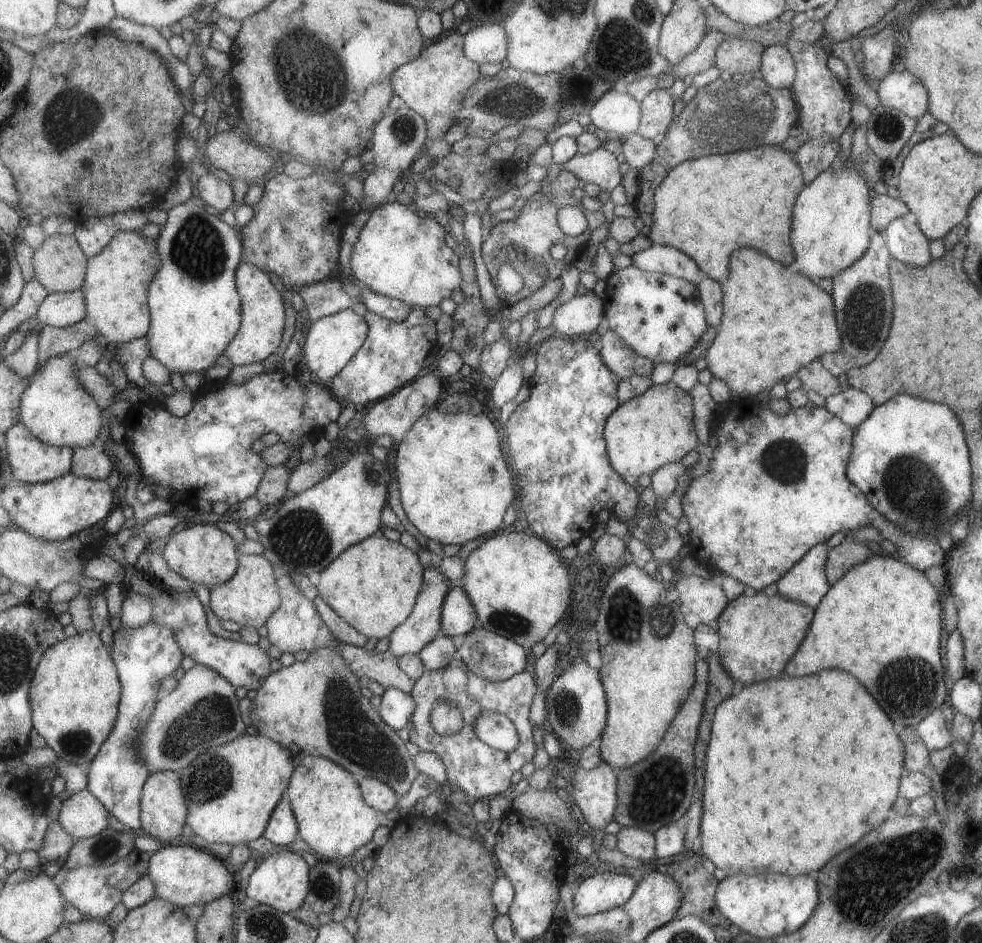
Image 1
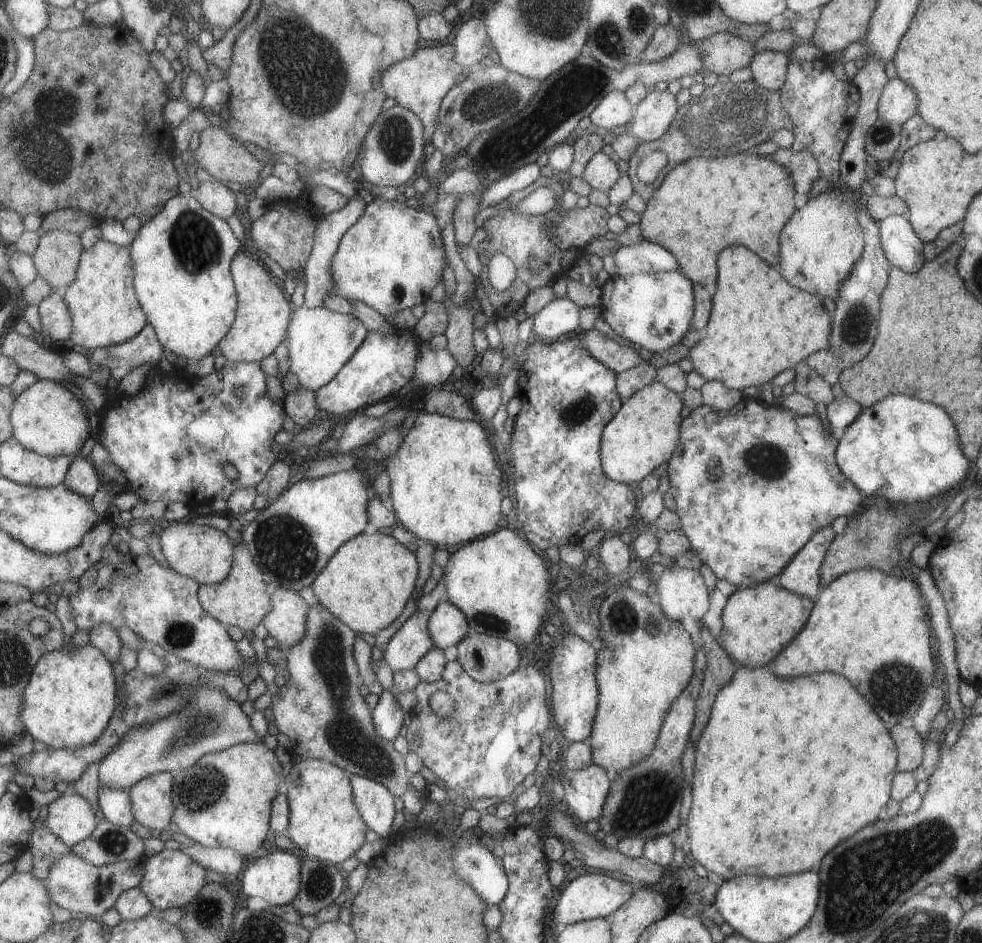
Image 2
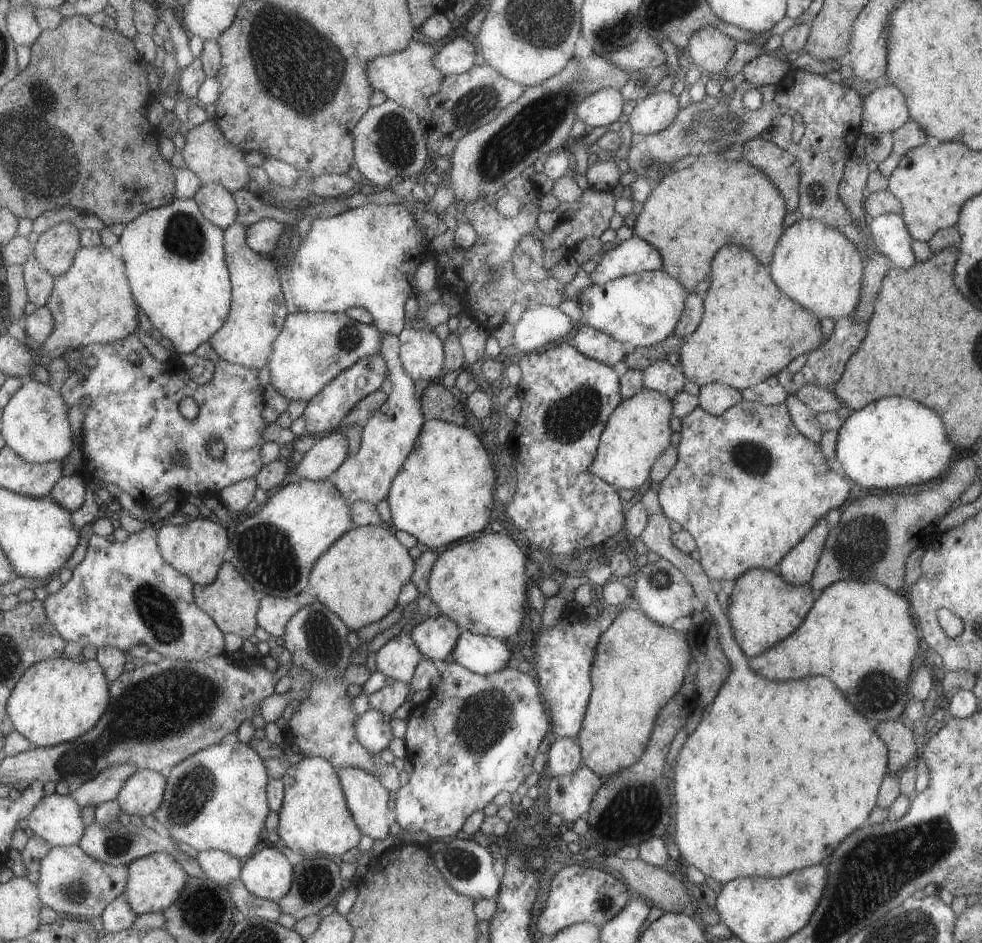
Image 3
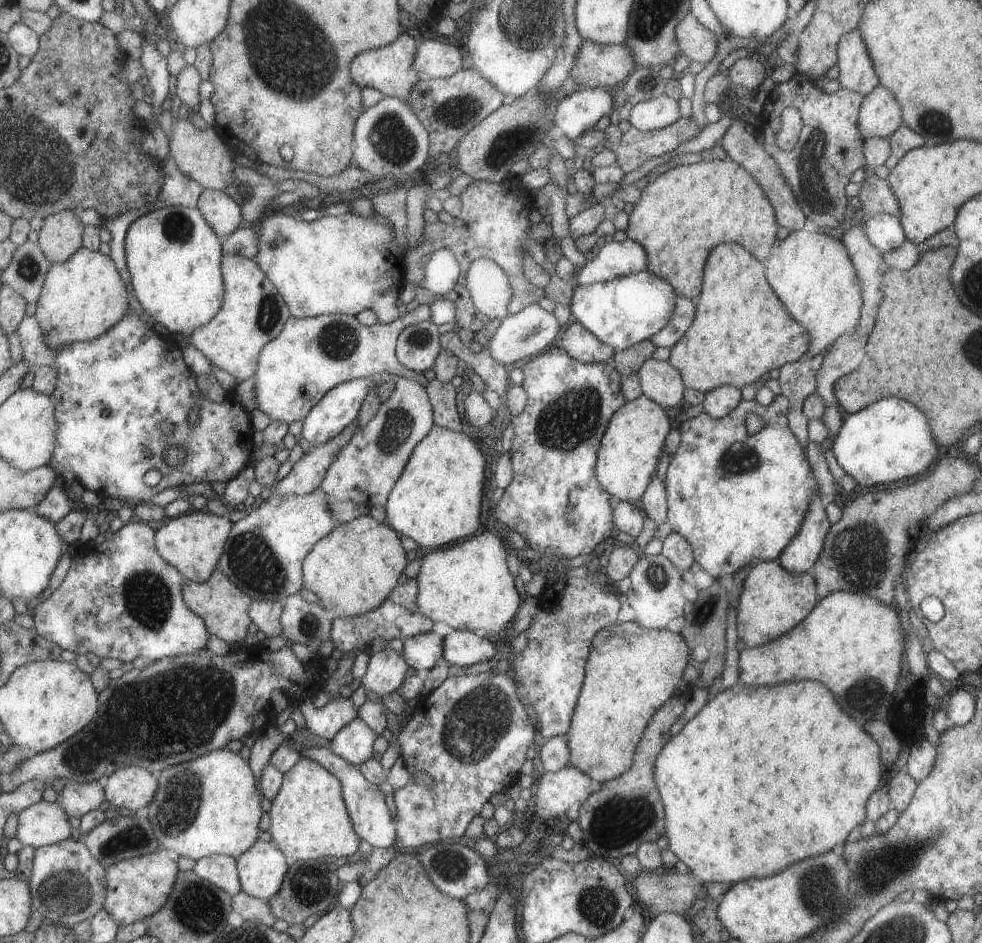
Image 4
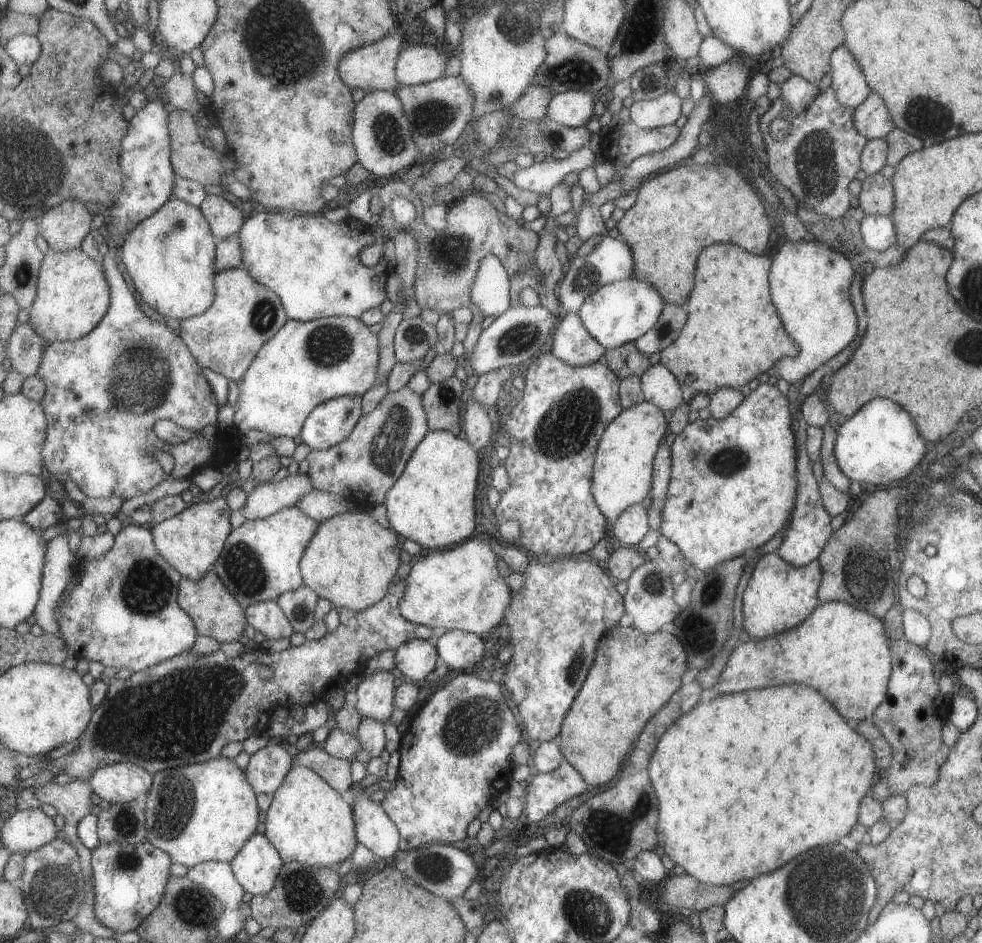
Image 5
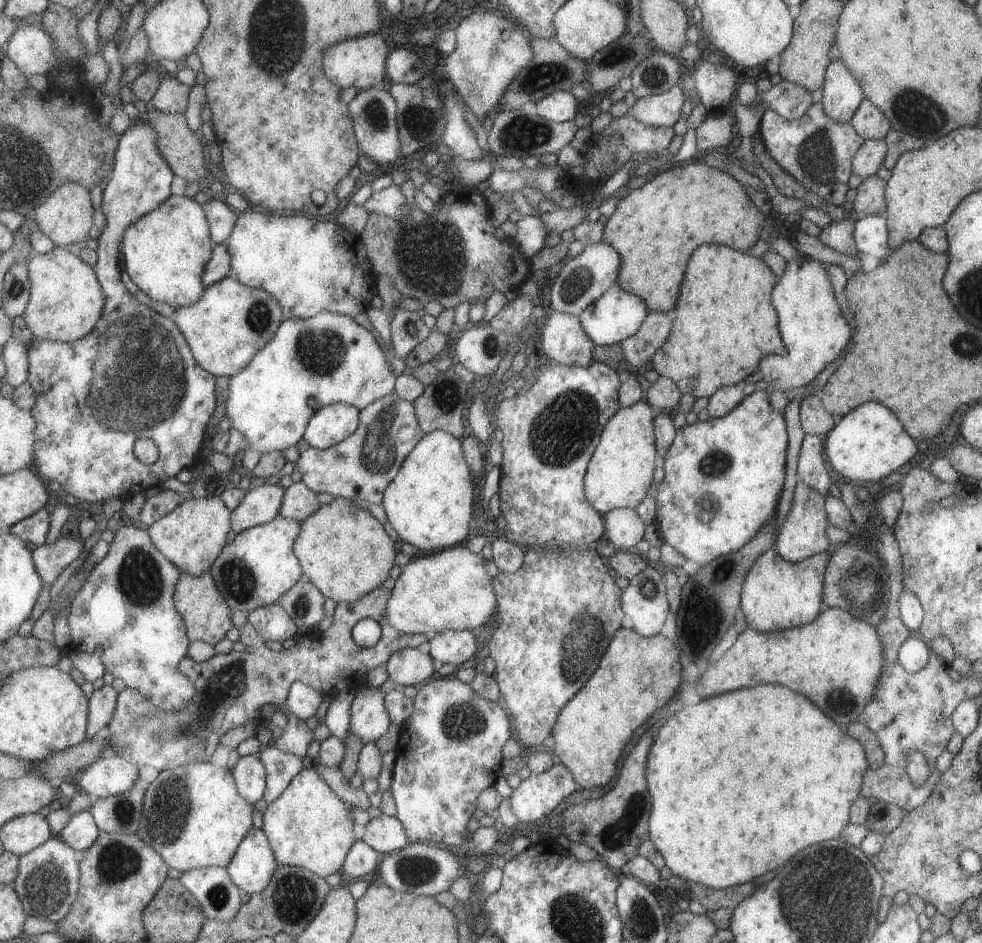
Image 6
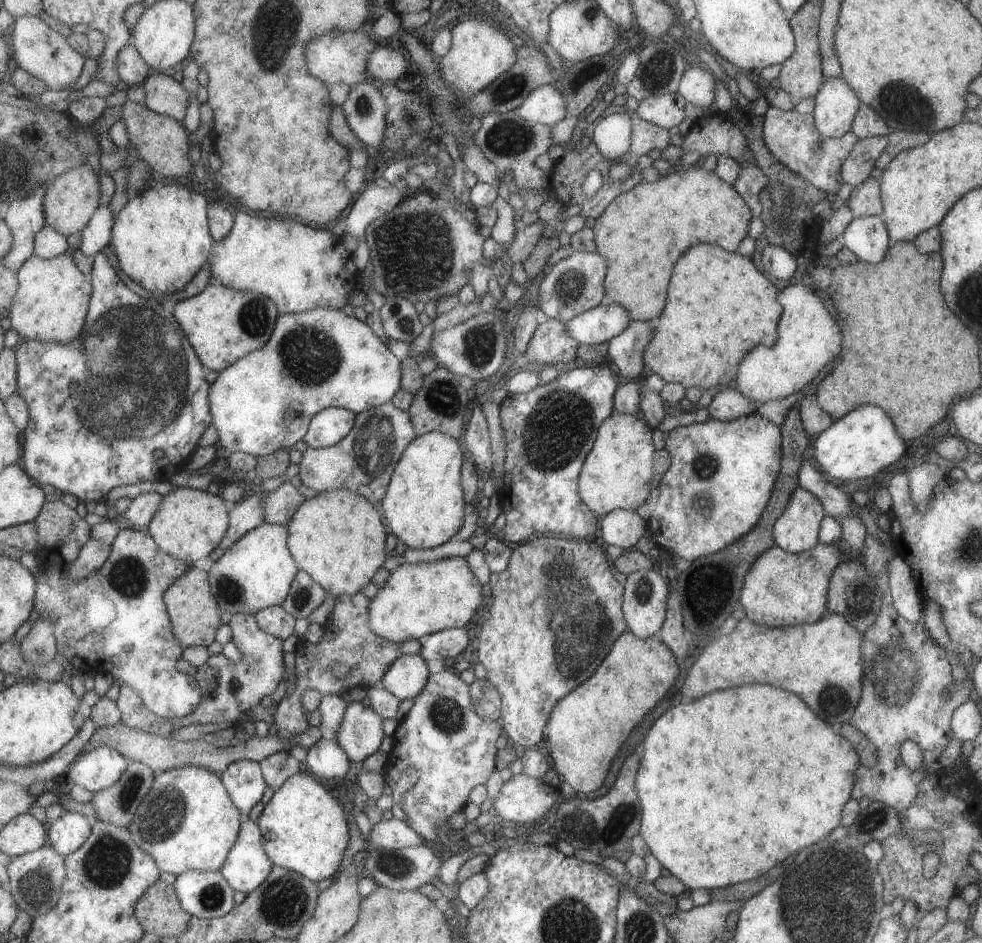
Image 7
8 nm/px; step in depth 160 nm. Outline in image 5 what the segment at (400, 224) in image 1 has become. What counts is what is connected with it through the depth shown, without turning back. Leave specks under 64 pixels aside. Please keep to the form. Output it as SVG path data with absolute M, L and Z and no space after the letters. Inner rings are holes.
M260 212L246 215L239 237L242 266L256 283L272 290L282 302L286 317L293 320L313 320L319 317L341 315L359 318L368 308L379 307L387 298L385 282L391 269L382 256L377 264L367 267L359 260L359 251L374 241L370 226L357 221L328 221L321 213L313 215L295 212Z

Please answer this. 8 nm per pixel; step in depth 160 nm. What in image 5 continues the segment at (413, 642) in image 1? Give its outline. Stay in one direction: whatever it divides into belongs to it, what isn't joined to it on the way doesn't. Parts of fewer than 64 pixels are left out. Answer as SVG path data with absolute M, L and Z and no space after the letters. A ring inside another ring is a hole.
M378 670L362 675L355 688L354 707L362 718L384 722L395 706L393 702L395 676L390 670Z

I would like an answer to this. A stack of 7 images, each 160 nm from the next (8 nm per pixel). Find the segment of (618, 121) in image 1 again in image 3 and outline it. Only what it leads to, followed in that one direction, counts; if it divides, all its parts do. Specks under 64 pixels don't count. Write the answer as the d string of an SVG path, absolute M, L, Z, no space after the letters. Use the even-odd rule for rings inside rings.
M605 87L587 95L576 104L576 118L589 128L607 127L621 116L624 98L614 88Z

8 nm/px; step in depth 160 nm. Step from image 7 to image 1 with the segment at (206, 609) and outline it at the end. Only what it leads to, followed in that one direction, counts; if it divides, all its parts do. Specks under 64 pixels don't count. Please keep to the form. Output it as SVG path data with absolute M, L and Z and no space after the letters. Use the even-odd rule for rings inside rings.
M239 555L237 571L224 584L209 587L209 608L220 623L232 621L241 627L257 629L279 606L276 580L273 578L272 566L261 555Z

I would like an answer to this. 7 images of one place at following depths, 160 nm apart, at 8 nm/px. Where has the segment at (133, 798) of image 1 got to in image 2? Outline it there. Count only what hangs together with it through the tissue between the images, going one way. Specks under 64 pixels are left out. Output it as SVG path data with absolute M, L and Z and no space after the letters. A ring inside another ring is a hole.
M98 788L97 805L110 824L129 827L133 824L130 794L121 788Z

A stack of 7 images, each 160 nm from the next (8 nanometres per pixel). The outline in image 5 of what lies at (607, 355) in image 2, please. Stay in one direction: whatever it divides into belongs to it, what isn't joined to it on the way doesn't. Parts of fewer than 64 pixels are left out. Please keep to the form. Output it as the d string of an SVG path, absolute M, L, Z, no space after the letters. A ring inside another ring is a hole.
M567 312L553 332L551 352L571 366L602 361L605 349L585 330L577 313Z

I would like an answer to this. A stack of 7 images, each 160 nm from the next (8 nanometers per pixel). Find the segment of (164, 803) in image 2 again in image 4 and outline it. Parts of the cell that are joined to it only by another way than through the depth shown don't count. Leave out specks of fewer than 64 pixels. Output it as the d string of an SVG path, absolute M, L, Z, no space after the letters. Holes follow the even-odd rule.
M126 766L103 778L106 800L117 810L138 812L147 808L157 790L157 776L141 767Z

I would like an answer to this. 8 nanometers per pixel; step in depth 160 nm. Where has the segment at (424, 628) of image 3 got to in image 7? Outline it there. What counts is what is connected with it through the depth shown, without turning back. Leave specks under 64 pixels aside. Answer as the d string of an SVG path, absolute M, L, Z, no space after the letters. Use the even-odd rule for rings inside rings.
M399 655L386 667L381 681L385 690L402 701L421 692L428 674L421 655Z

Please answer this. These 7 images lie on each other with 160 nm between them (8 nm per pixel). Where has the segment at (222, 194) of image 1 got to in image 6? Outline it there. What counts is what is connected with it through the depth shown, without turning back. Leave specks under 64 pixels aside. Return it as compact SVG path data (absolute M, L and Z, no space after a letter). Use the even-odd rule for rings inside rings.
M210 196L200 207L203 209L213 244L225 243L232 231L237 212L219 197Z

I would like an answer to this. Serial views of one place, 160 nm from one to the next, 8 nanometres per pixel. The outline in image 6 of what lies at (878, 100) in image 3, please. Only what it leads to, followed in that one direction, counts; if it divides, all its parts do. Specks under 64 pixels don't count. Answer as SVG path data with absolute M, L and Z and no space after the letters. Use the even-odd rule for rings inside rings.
M864 98L855 109L850 123L863 139L884 139L890 131L890 122L868 98Z

